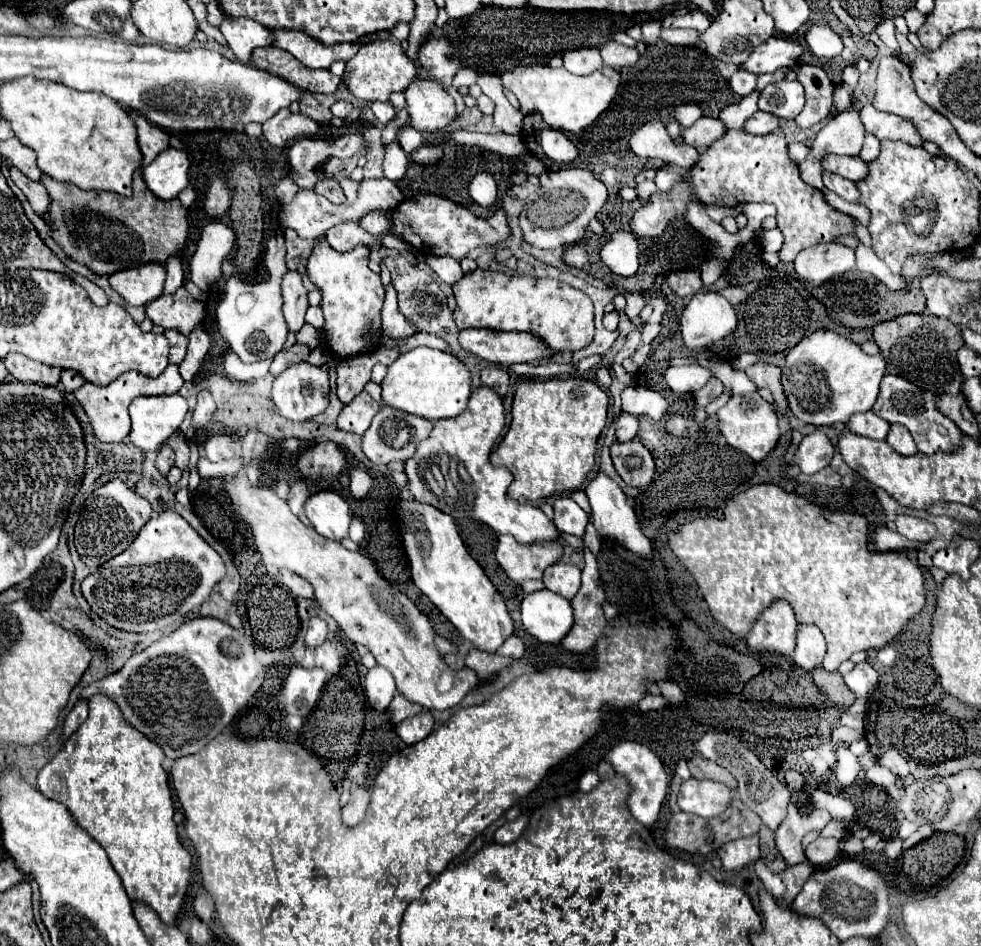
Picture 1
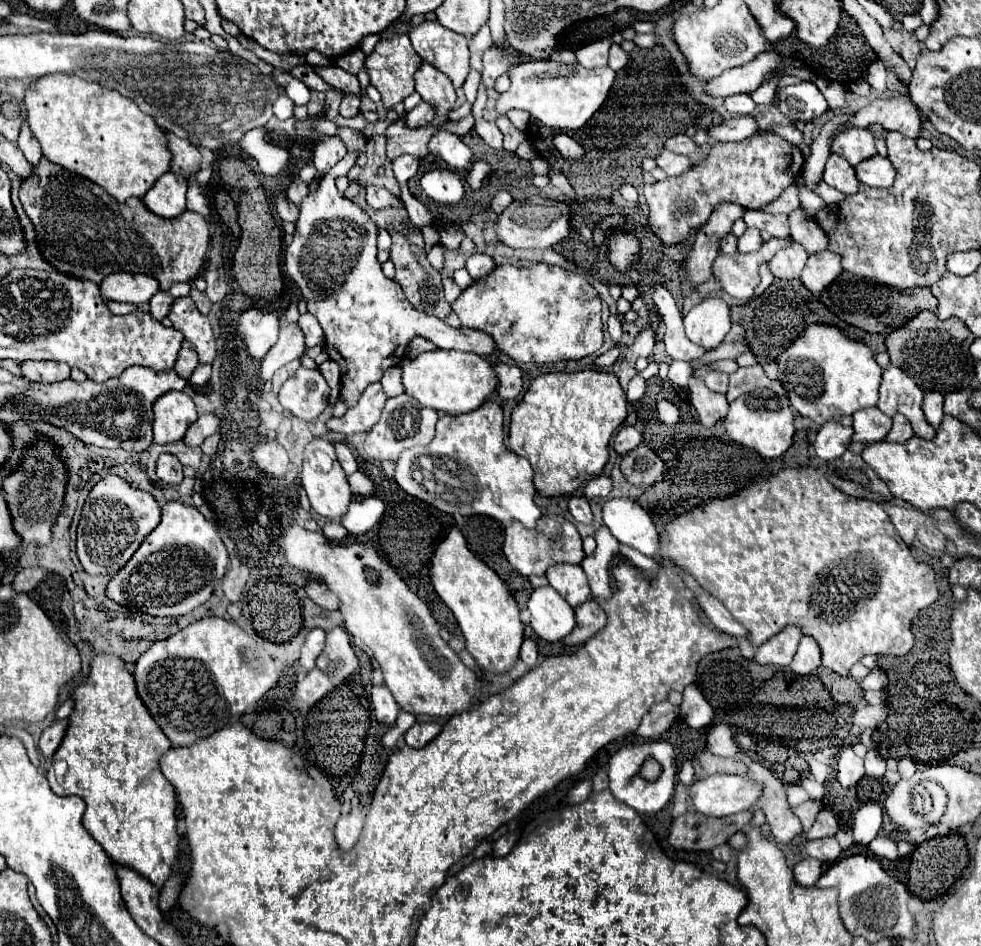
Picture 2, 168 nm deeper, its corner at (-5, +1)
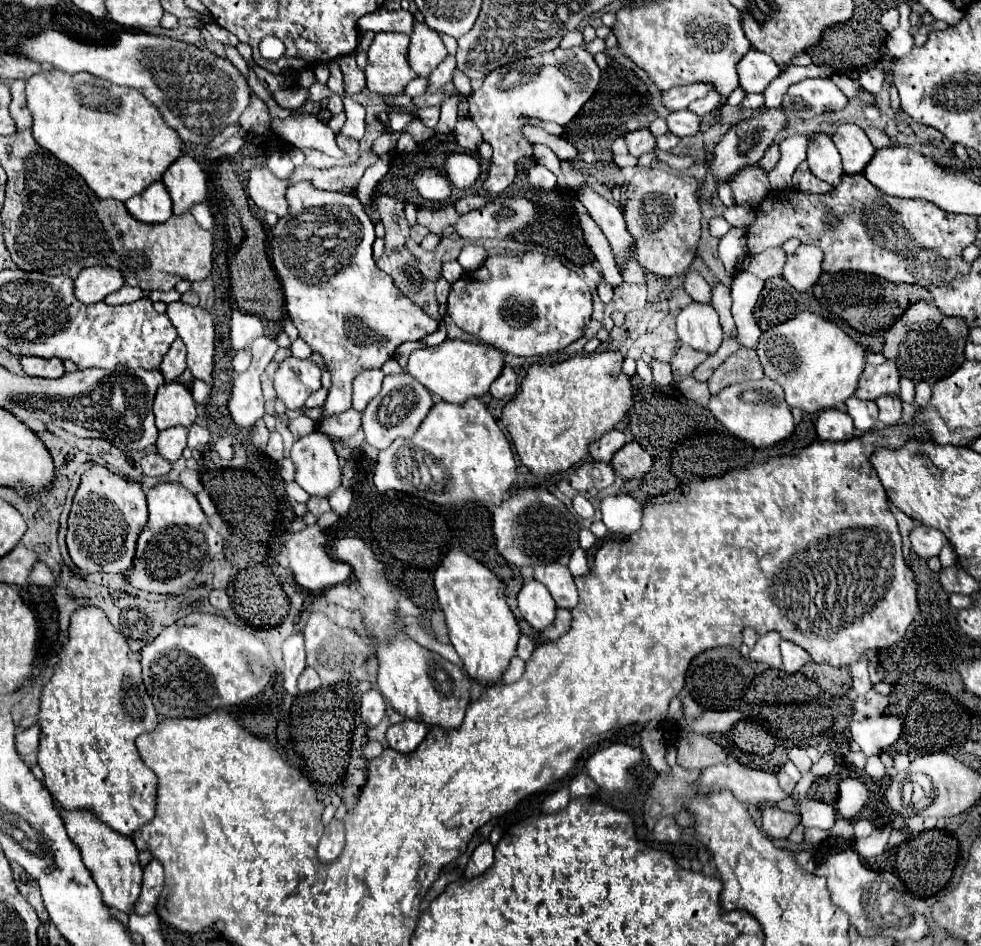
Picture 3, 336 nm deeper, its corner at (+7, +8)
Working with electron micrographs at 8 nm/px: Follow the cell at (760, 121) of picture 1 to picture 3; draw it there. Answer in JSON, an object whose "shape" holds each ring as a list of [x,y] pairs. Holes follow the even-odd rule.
{"shape":[[[678,110],[678,112],[672,112],[668,118],[668,130],[676,136],[694,136],[696,132],[700,132],[700,126],[702,126],[702,118],[690,110]]]}

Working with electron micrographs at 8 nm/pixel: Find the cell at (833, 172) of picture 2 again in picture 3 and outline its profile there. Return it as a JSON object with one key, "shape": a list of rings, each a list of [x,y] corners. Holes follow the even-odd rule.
{"shape":[[[826,134],[812,138],[812,142],[808,146],[806,162],[816,178],[820,178],[832,186],[836,186],[844,174],[840,154],[838,154],[834,142],[830,140],[830,136],[826,136]]]}

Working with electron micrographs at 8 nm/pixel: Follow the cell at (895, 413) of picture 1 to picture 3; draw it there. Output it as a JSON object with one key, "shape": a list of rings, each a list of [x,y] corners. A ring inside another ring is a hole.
{"shape":[[[886,360],[882,366],[866,364],[864,374],[860,376],[856,396],[862,400],[878,400],[880,396],[898,396],[900,394],[900,372],[892,360]]]}

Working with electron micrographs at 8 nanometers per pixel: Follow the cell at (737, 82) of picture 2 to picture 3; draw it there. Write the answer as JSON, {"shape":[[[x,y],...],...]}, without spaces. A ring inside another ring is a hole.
{"shape":[[[696,82],[696,84],[686,84],[686,86],[676,86],[670,88],[662,94],[662,102],[664,106],[668,106],[670,110],[682,110],[688,108],[688,104],[692,100],[704,98],[708,94],[708,90],[712,90],[712,86],[704,84],[704,82]]]}

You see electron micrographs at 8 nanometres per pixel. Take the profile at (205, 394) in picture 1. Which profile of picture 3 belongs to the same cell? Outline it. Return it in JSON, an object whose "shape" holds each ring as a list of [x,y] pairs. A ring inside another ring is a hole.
{"shape":[[[176,426],[160,432],[156,440],[158,454],[164,456],[168,462],[176,462],[182,456],[182,450],[186,448],[186,438],[188,438],[186,426]]]}

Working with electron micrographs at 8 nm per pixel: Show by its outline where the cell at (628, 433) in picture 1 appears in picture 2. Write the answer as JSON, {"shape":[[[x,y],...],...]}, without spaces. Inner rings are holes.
{"shape":[[[622,427],[614,439],[614,451],[618,455],[628,455],[632,449],[636,449],[642,441],[642,435],[636,431],[636,427]]]}

